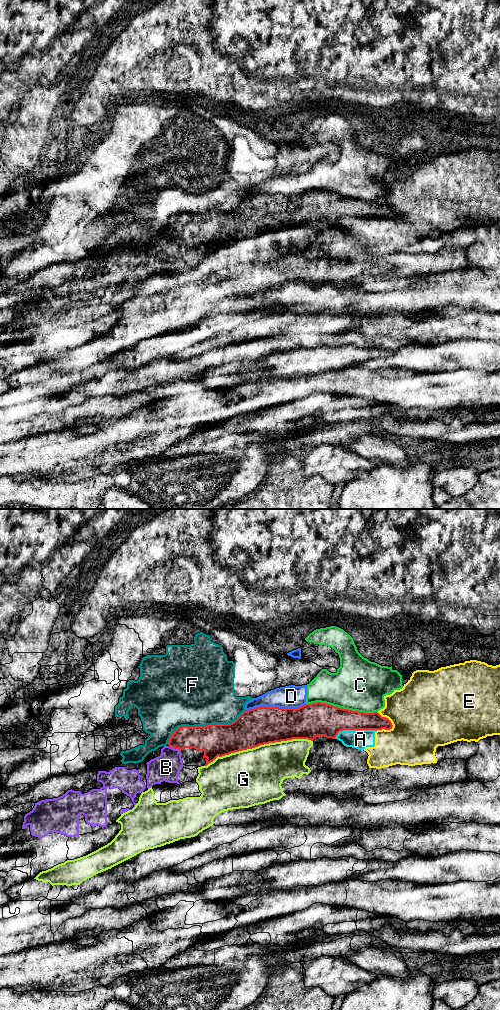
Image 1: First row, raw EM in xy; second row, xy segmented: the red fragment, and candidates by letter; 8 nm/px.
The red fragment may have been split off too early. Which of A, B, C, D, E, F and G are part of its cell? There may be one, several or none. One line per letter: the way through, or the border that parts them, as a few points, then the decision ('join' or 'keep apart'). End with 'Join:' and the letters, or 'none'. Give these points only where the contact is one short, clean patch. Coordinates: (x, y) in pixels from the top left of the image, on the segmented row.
A: keep apart
B: runs through xy (202, 738), (185, 738), (175, 748), (166, 767); join
C: keep apart
D: keep apart
E: keep apart
F: keep apart
G: keep apart
Join: B

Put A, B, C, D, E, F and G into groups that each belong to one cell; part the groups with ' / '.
A E / B / C D / F / G

